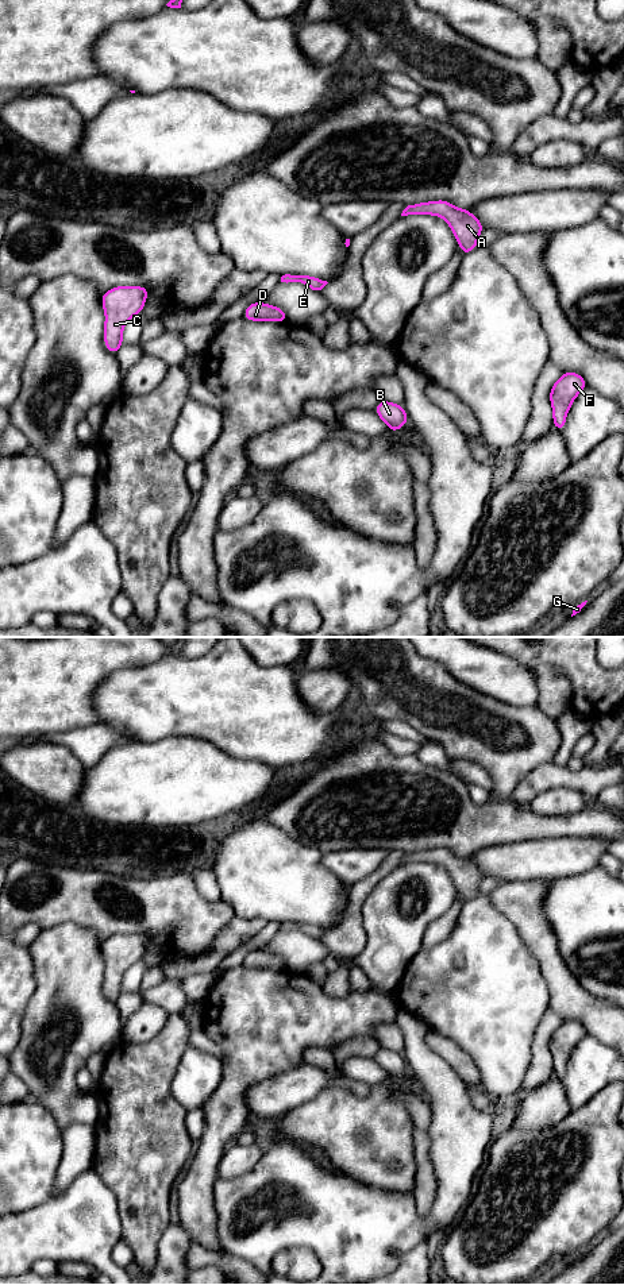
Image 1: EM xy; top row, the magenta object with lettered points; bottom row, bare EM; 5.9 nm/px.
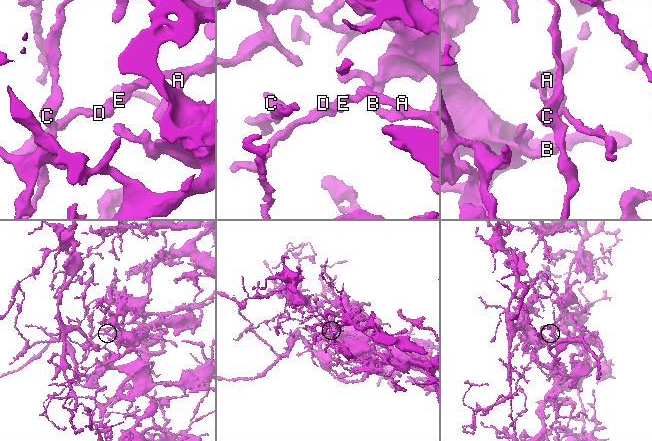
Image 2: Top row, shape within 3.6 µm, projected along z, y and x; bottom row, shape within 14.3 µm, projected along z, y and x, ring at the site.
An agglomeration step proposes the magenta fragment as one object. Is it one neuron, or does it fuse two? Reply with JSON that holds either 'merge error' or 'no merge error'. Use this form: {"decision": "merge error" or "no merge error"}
{"decision": "no merge error"}

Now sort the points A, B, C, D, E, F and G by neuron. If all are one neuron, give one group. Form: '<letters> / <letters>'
A B C D E F G

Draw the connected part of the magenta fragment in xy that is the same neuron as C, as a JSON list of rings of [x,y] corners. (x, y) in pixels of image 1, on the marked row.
[[[115,286],[101,296],[104,346],[111,354],[123,346],[123,329],[130,319],[143,310],[147,296],[146,286]]]

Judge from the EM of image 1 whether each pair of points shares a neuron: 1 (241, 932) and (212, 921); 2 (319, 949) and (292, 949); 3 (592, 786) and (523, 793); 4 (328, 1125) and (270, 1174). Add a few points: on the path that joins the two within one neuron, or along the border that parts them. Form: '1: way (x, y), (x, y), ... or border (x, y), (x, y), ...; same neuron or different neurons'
1: border (235, 915), (218, 934), (210, 949); different neurons
2: way (312, 949), (299, 949); same neuron
3: way (574, 779), (540, 779); same neuron
4: border (278, 1137), (287, 1138), (307, 1150); different neurons

